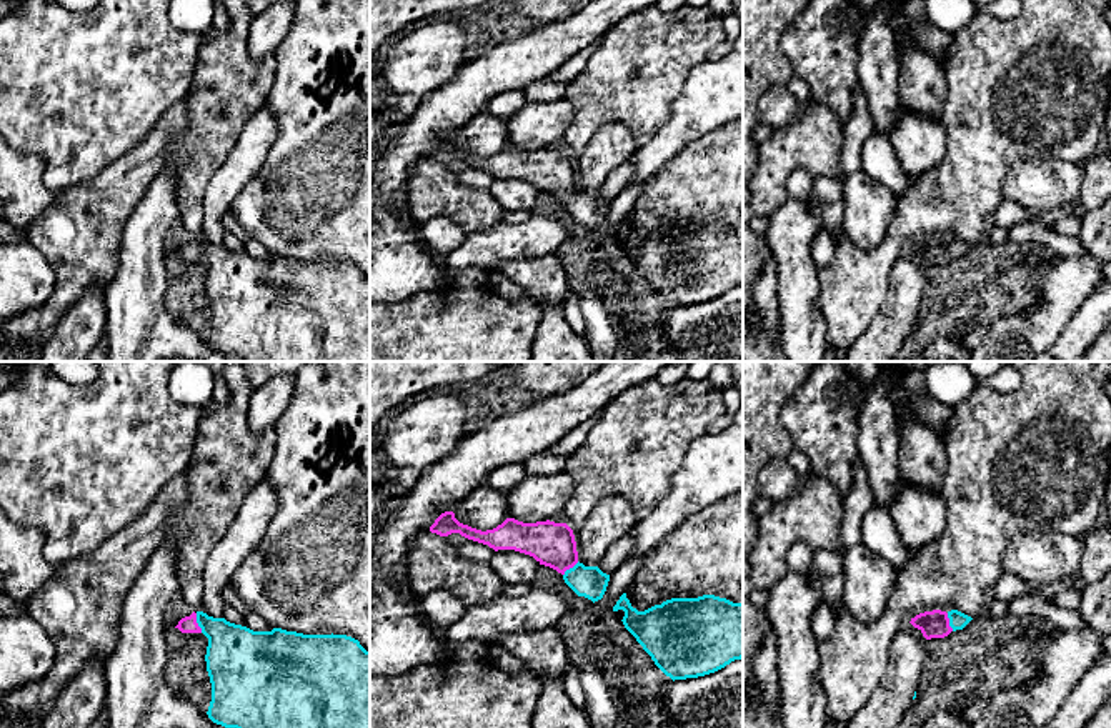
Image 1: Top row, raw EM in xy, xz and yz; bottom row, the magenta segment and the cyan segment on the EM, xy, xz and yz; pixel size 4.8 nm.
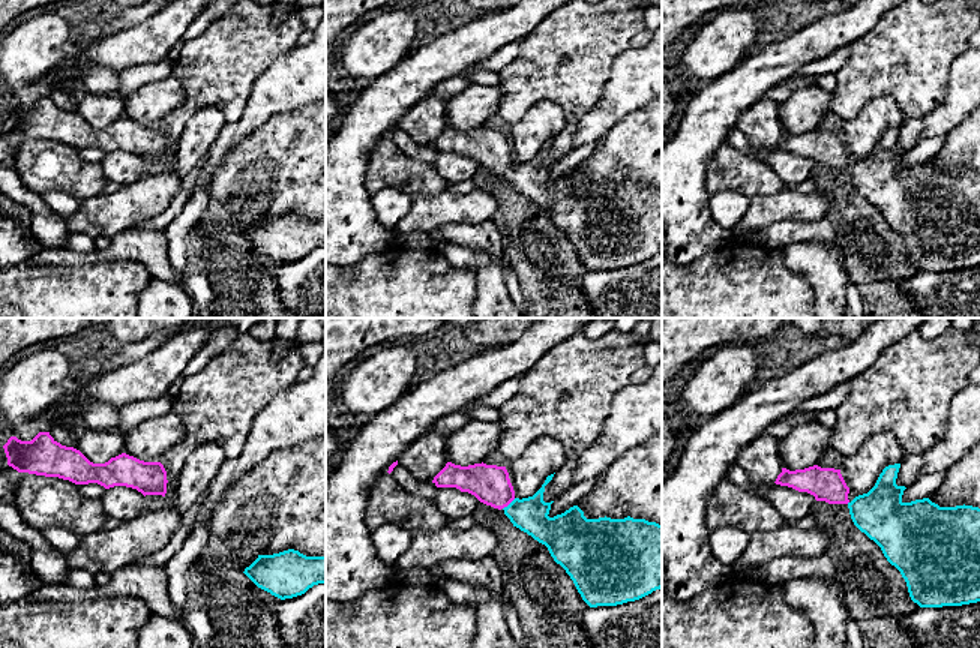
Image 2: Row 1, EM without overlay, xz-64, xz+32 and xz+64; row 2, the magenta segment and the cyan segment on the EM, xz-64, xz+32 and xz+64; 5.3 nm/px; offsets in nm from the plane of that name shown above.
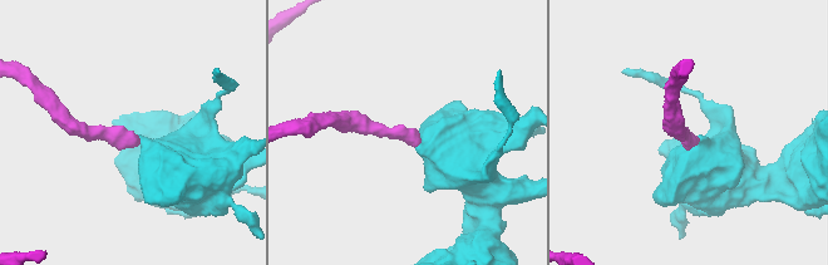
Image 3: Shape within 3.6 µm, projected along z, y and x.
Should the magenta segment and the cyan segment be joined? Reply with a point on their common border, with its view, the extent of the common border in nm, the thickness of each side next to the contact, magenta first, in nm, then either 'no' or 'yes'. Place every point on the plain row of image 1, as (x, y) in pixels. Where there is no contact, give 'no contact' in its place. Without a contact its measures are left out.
contact xy (197, 250); length 100 nm; calibres 80 and 300 nm; yes

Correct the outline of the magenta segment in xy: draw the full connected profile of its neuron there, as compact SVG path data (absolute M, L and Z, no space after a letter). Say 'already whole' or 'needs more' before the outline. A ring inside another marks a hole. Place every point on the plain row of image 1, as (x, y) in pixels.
needs more; M193 238L175 253L208 265L208 345L243 362L370 362L370 278L346 262L253 258Z

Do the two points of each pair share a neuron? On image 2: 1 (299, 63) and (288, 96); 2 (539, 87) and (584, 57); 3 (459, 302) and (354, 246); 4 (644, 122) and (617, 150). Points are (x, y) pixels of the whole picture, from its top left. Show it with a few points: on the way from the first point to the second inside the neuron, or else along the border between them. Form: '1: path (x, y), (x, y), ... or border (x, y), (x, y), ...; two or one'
1: path (299, 71), (299, 75), (288, 89); one
2: path (550, 77), (559, 68), (574, 60); one
3: border (396, 242), (383, 251), (371, 252), (341, 266); two
4: path (638, 129), (625, 143); one

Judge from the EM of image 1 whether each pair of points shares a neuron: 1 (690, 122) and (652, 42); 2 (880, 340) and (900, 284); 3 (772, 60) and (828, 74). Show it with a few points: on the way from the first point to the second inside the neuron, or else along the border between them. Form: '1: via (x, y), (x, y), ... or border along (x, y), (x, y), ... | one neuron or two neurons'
1: border along (700, 62), (658, 129) | two neurons
2: via (890, 327), (900, 309), (900, 297) | one neuron
3: border along (785, 27), (780, 37), (780, 49), (793, 74) | two neurons

